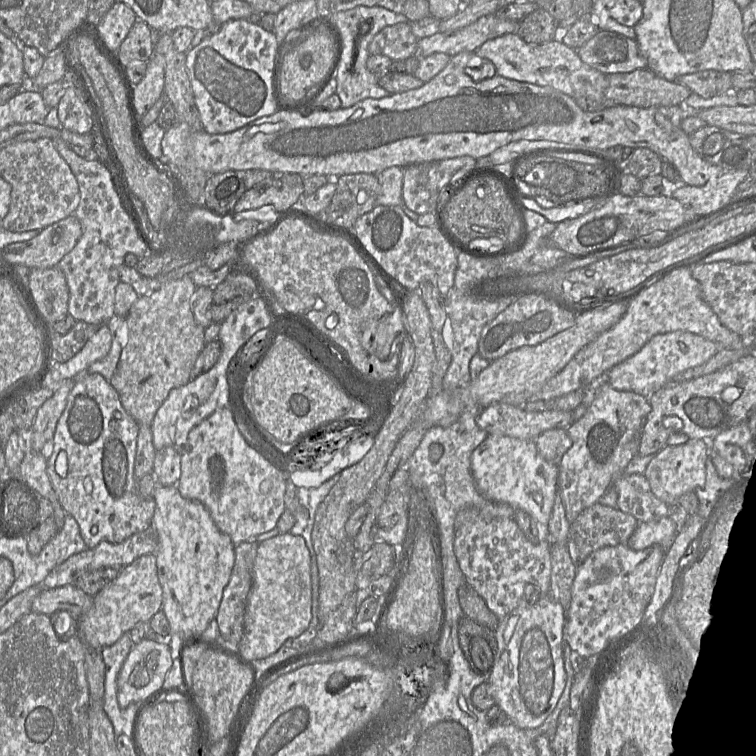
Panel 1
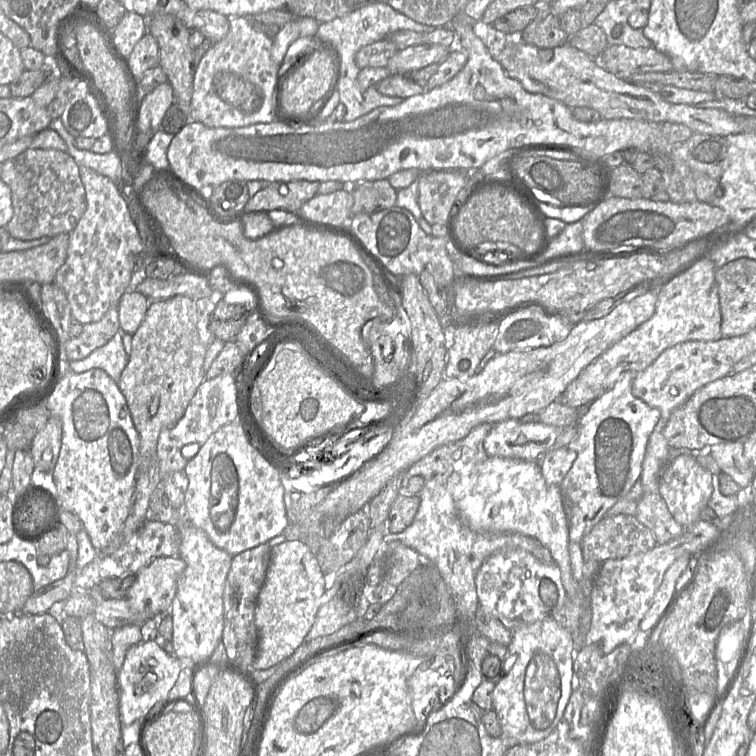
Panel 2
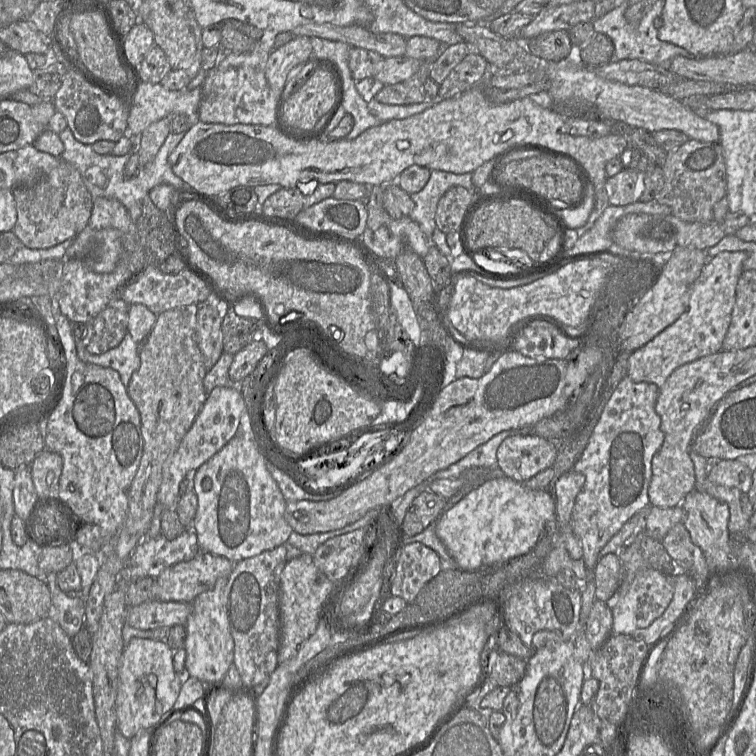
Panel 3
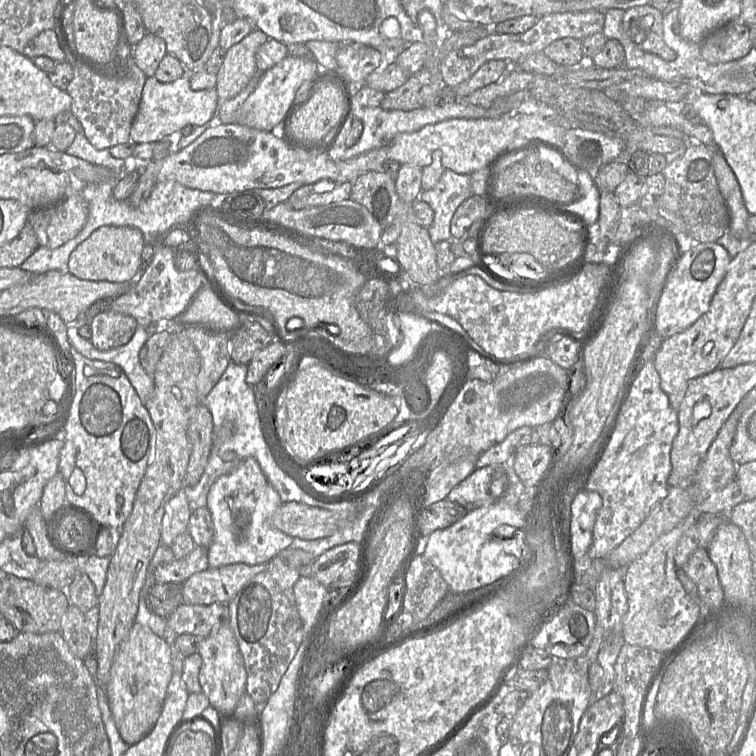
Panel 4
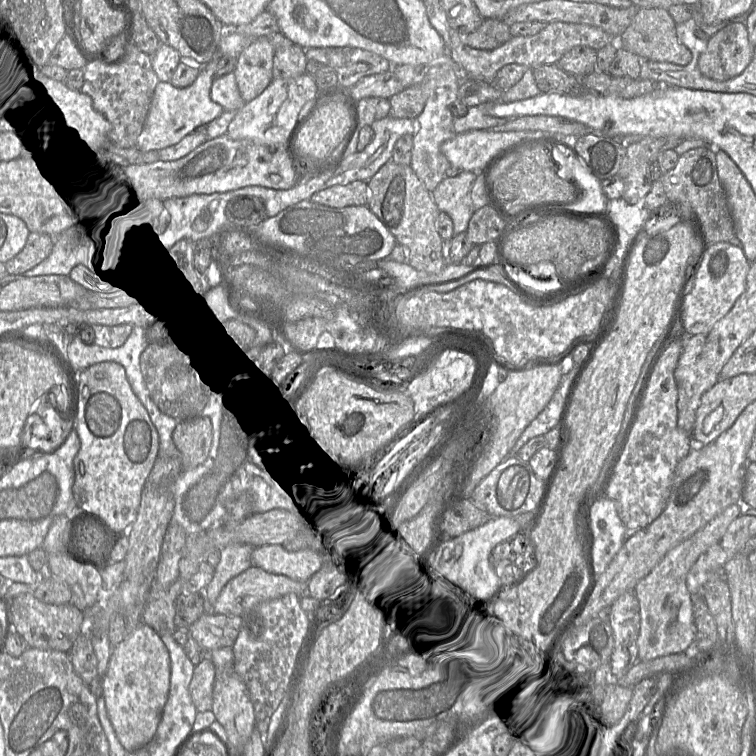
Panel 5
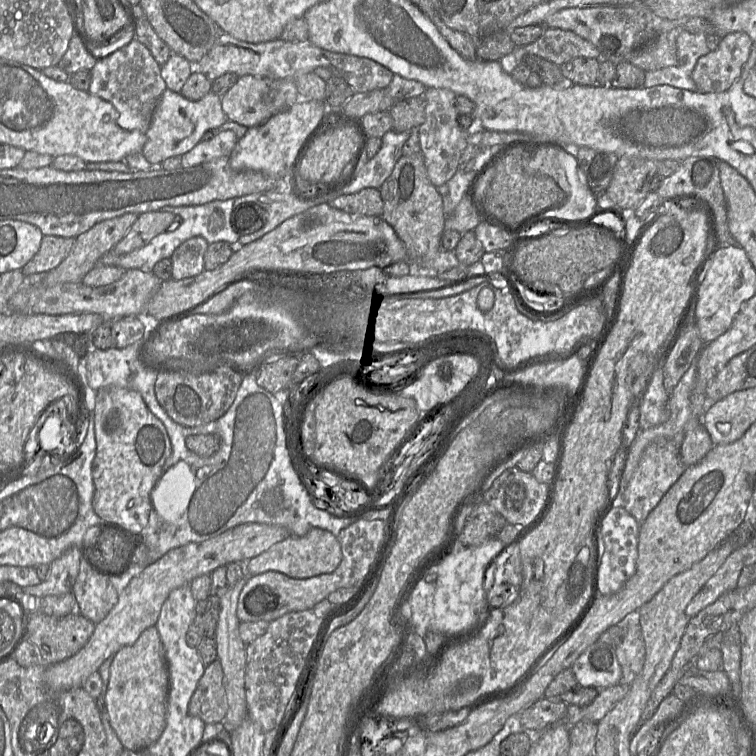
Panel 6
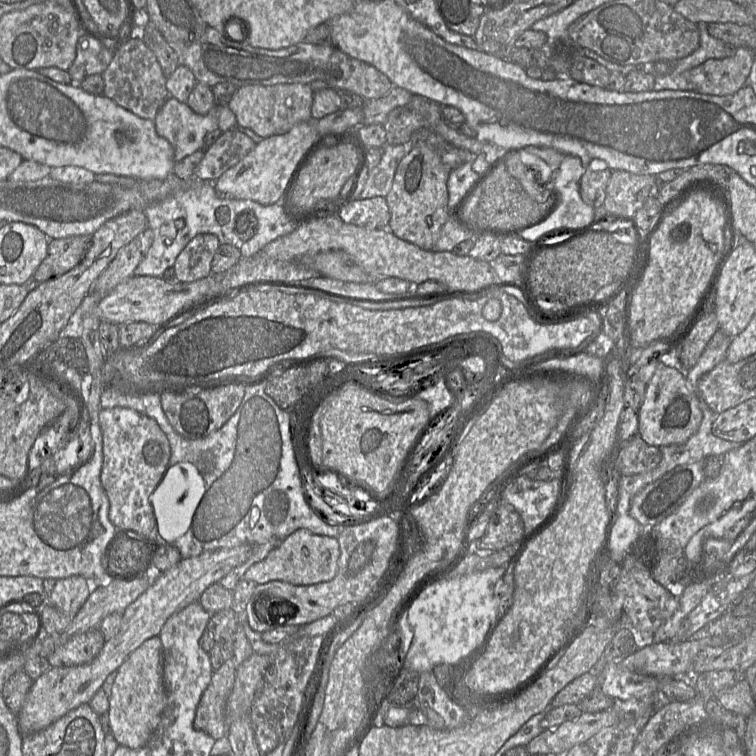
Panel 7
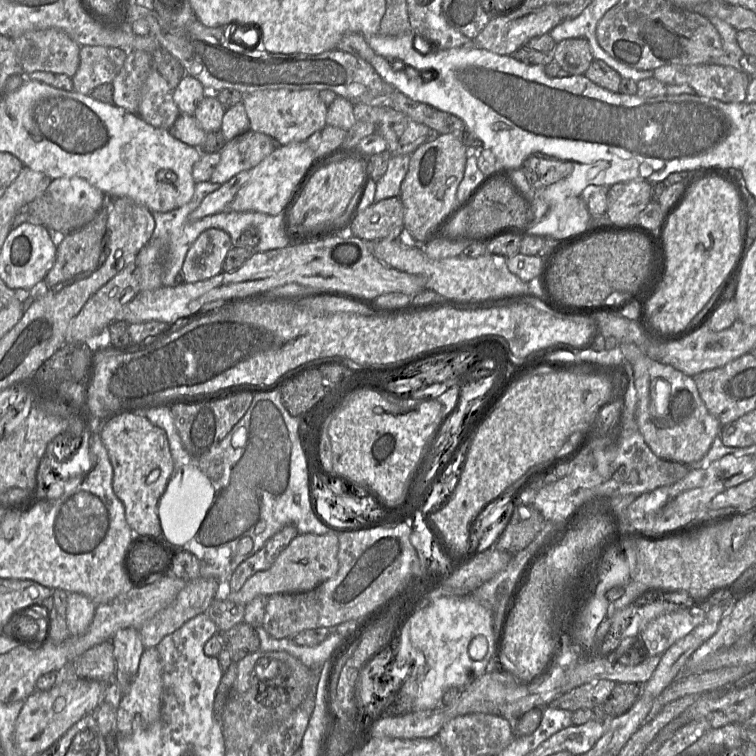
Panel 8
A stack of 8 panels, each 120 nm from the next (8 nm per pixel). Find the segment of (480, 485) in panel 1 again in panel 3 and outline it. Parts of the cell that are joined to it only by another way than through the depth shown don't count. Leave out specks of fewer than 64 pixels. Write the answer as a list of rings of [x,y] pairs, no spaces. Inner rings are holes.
[[[506,476],[497,477],[486,481],[481,486],[465,494],[458,502],[454,504],[449,504],[448,502],[447,509],[435,523],[435,532],[447,548],[457,567],[465,572],[482,572],[485,570],[492,569],[498,565],[507,563],[519,556],[525,555],[530,550],[534,551],[538,557],[543,558],[546,555],[546,551],[550,550],[551,546],[564,546],[569,556],[574,560],[580,560],[583,556],[581,545],[572,531],[572,520],[571,526],[561,526],[559,524],[554,499],[549,493],[549,491],[529,489],[524,484],[517,483],[511,480],[510,478],[507,478]],[[596,600],[585,623],[585,635],[592,649],[599,649],[611,634],[613,617],[610,608]]]

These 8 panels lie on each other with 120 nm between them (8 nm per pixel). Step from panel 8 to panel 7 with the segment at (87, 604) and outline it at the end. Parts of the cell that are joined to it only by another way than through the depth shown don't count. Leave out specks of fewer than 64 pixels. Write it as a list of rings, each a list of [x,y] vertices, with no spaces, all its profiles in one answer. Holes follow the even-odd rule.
[[[81,576],[57,579],[47,602],[73,618],[88,599],[93,587]]]

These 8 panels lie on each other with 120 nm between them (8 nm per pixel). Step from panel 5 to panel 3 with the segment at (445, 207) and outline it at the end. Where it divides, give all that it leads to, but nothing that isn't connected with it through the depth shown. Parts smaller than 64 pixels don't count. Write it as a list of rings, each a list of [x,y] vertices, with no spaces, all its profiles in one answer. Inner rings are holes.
[[[432,170],[430,178],[423,189],[417,193],[410,194],[415,207],[409,217],[419,225],[426,237],[431,237],[437,228],[435,214],[439,200],[448,189],[455,186],[472,190],[472,173],[455,174]]]

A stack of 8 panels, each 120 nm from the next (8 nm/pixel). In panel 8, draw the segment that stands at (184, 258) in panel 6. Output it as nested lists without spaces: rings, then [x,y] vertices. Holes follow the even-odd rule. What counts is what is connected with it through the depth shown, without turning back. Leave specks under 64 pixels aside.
[[[211,228],[201,233],[185,256],[181,269],[184,281],[203,281],[223,272],[224,259],[233,246],[225,231]]]

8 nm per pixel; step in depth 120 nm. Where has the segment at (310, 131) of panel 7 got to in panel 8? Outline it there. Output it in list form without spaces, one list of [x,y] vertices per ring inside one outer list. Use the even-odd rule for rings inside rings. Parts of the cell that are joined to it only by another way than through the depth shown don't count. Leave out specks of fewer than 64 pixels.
[[[306,142],[279,145],[261,163],[250,170],[232,177],[219,189],[207,195],[200,205],[189,214],[189,220],[198,221],[221,212],[262,212],[269,215],[282,213],[313,164],[313,151]]]

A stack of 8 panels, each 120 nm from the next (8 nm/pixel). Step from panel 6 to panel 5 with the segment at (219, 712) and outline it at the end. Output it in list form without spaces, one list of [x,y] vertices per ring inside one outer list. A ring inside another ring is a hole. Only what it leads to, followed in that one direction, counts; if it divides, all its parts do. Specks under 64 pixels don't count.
[[[204,659],[194,668],[189,692],[198,712],[212,711],[216,667],[212,659]]]

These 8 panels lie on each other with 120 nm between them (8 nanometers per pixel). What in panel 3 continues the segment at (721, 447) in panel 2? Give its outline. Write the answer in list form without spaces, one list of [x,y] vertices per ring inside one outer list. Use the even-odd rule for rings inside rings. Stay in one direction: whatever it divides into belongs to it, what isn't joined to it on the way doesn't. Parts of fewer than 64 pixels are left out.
[[[720,459],[710,464],[709,479],[711,482],[748,494],[752,485],[752,471],[746,464],[739,459]]]

